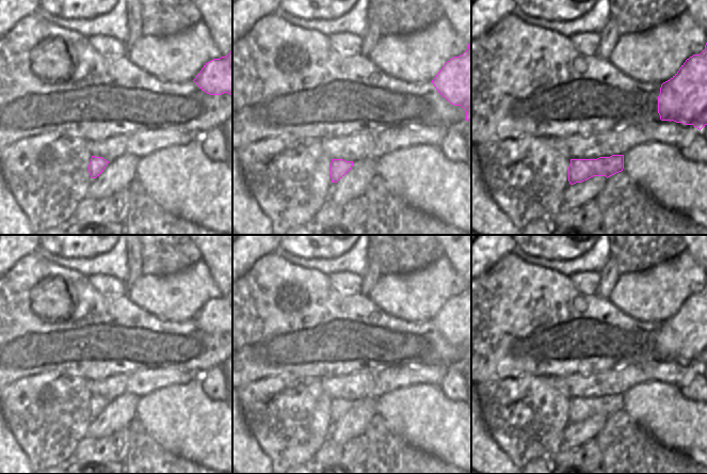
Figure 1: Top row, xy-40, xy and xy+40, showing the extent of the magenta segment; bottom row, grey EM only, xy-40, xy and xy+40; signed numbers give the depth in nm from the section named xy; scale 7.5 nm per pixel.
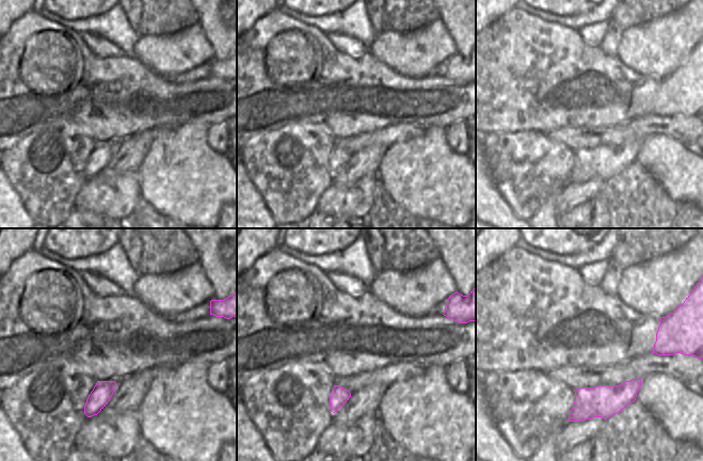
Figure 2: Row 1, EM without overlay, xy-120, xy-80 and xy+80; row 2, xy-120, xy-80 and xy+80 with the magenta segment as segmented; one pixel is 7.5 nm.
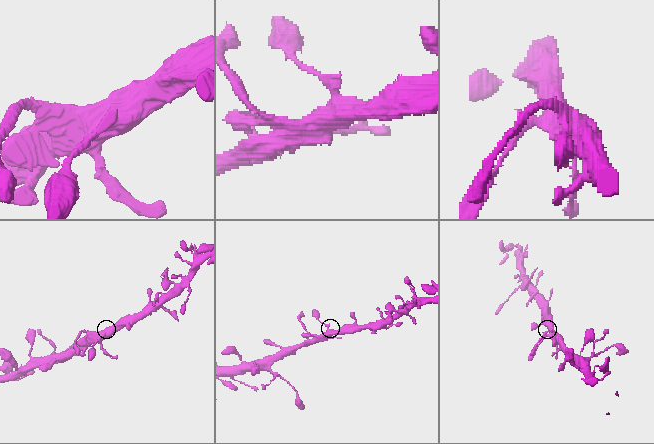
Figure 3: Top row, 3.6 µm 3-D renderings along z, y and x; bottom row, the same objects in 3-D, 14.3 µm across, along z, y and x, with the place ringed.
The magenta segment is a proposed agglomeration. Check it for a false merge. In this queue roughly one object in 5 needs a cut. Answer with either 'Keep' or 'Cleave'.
Keep

